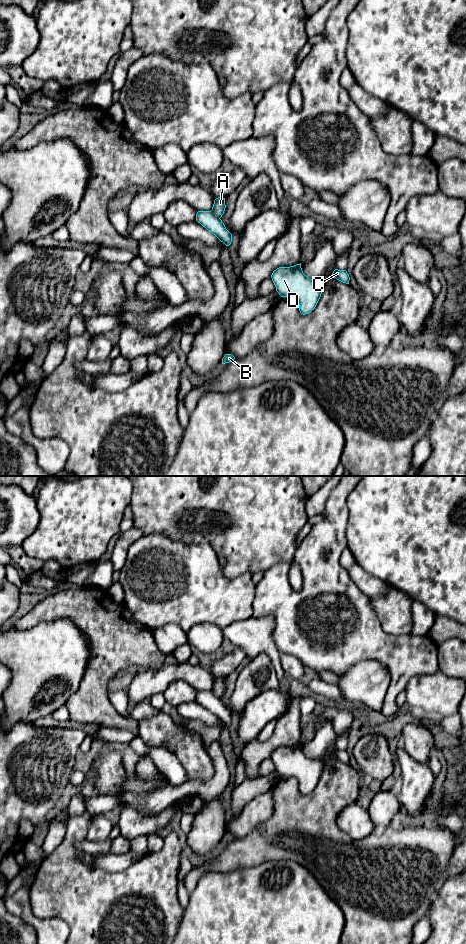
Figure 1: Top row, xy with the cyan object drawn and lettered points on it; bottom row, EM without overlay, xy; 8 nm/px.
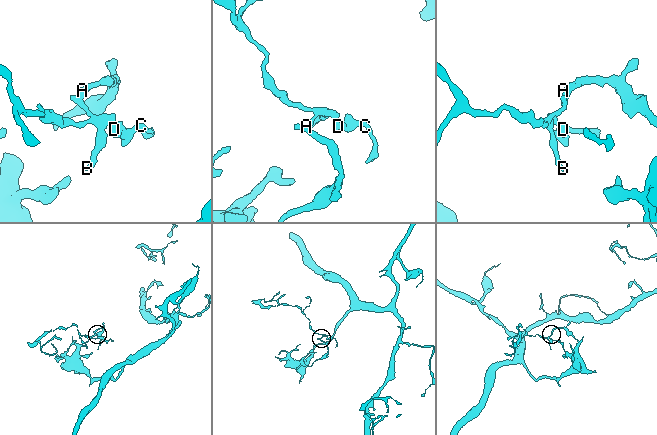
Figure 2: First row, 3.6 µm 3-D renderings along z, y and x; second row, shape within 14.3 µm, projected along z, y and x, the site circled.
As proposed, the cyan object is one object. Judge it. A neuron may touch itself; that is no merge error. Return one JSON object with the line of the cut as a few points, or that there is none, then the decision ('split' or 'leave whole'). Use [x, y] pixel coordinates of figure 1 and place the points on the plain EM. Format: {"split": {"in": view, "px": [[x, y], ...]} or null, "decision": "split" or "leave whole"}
{"split": {"in": "xy", "px": [[210, 691], [219, 699]]}, "decision": "split"}

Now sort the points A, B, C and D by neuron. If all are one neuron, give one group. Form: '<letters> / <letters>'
A / B C D

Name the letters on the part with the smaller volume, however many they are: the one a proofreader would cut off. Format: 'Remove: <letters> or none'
Remove: B, C, D

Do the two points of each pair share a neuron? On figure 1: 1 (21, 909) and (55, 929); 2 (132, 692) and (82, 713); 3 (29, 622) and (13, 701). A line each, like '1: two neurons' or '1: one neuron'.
1: one neuron
2: two neurons
3: two neurons

